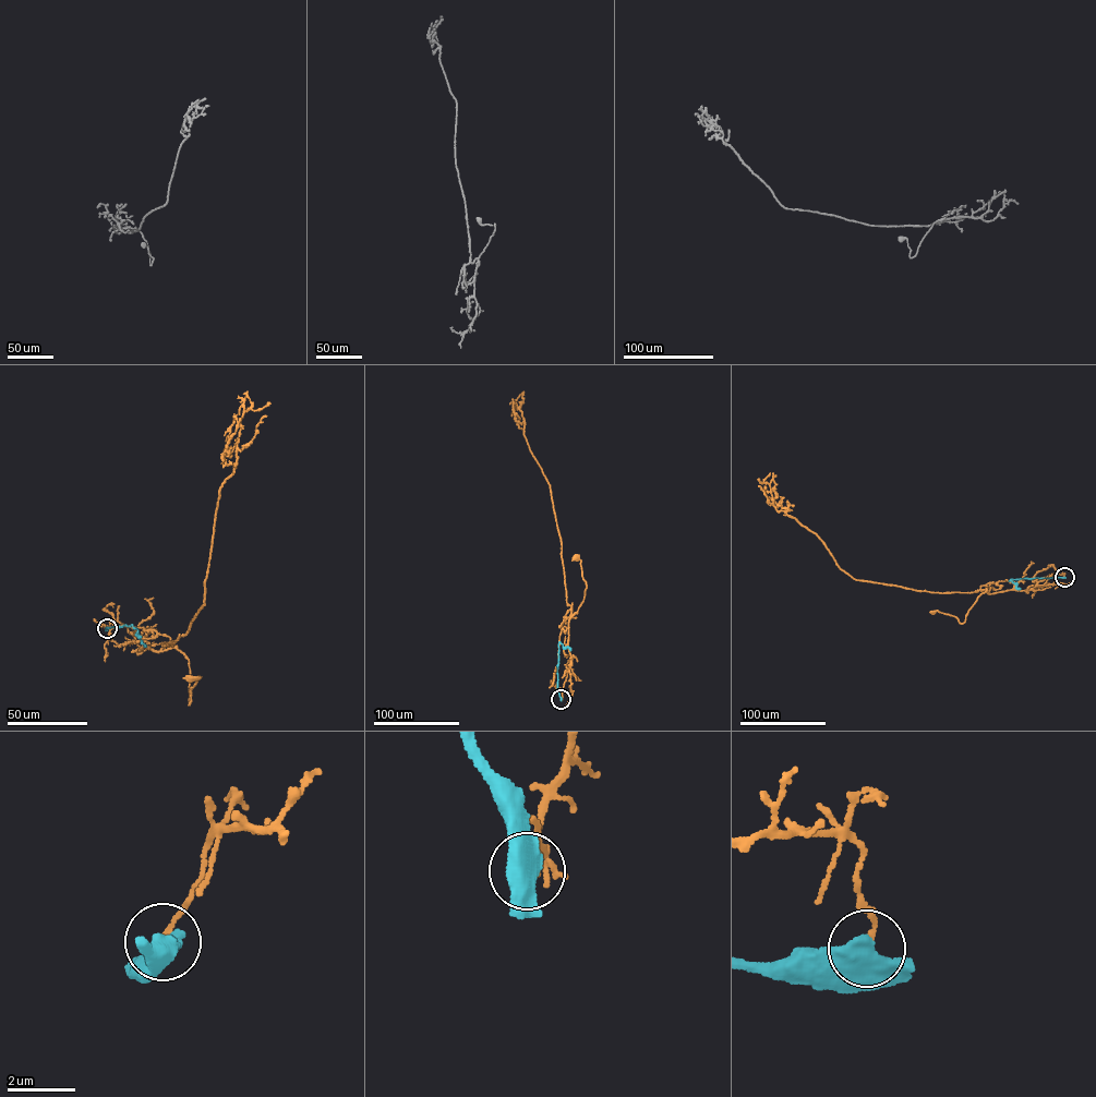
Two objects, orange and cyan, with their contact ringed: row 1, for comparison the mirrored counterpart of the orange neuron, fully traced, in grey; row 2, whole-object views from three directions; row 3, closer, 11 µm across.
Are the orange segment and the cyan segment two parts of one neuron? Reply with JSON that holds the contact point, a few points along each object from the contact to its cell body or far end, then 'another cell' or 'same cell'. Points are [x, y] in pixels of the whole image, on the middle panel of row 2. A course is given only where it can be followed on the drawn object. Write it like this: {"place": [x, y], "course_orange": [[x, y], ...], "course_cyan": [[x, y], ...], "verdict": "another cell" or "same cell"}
{"place": [561, 699], "course_orange": [[561, 699], [571, 659], [568, 622], [582, 602], [587, 588], [580, 561], [575, 557]], "course_cyan": [[561, 699], [557, 689], [558, 642], [570, 650]], "verdict": "another cell"}

